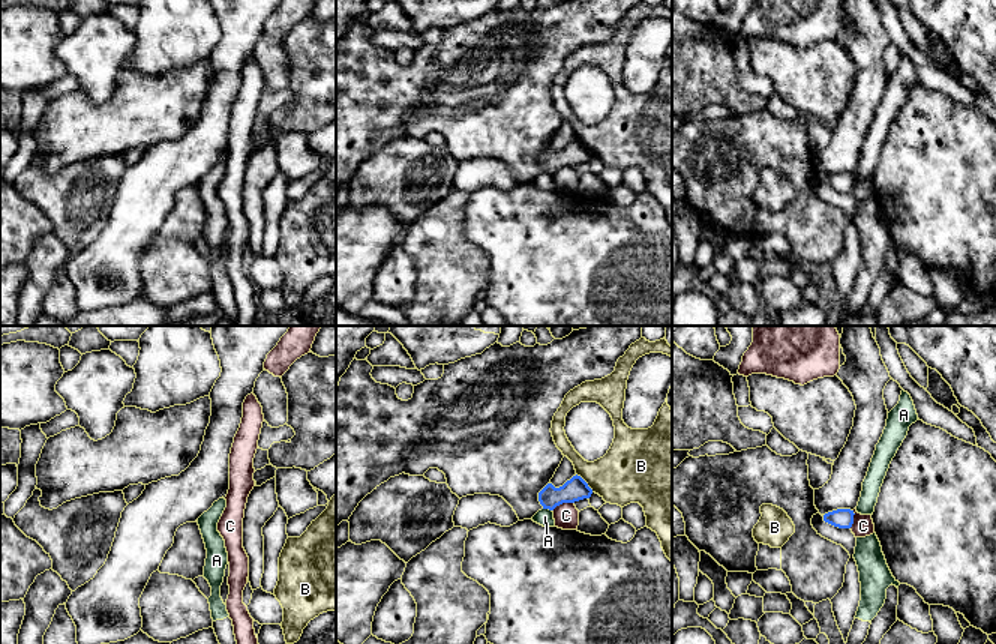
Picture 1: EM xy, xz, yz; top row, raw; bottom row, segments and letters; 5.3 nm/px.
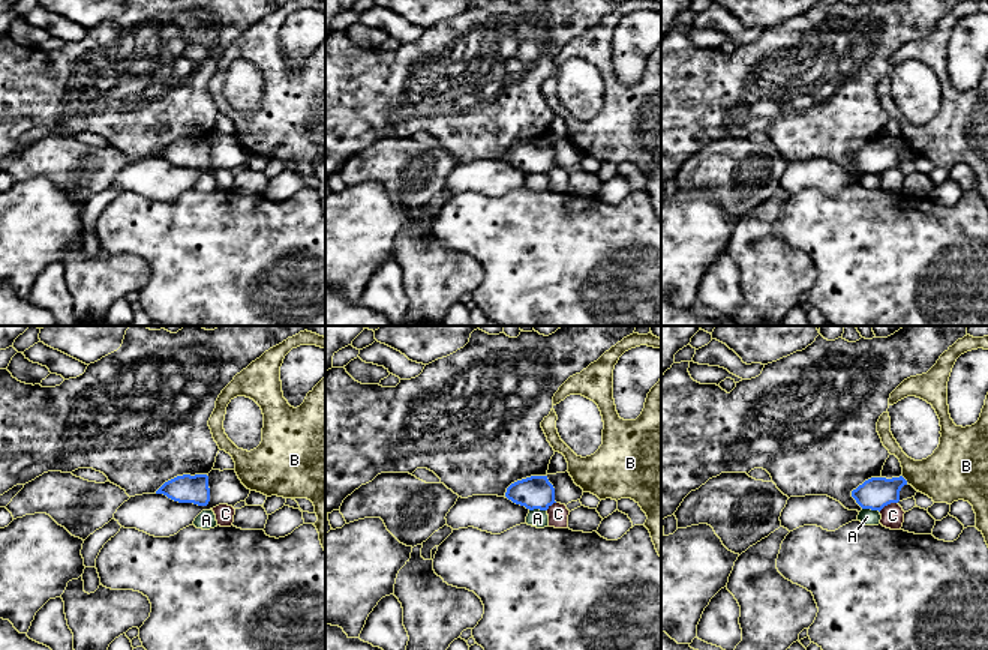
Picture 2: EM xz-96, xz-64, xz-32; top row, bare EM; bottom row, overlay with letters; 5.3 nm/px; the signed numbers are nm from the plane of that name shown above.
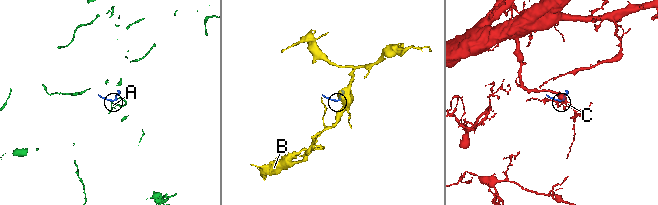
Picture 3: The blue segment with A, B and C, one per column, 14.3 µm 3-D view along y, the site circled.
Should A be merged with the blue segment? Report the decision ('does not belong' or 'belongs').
does not belong

